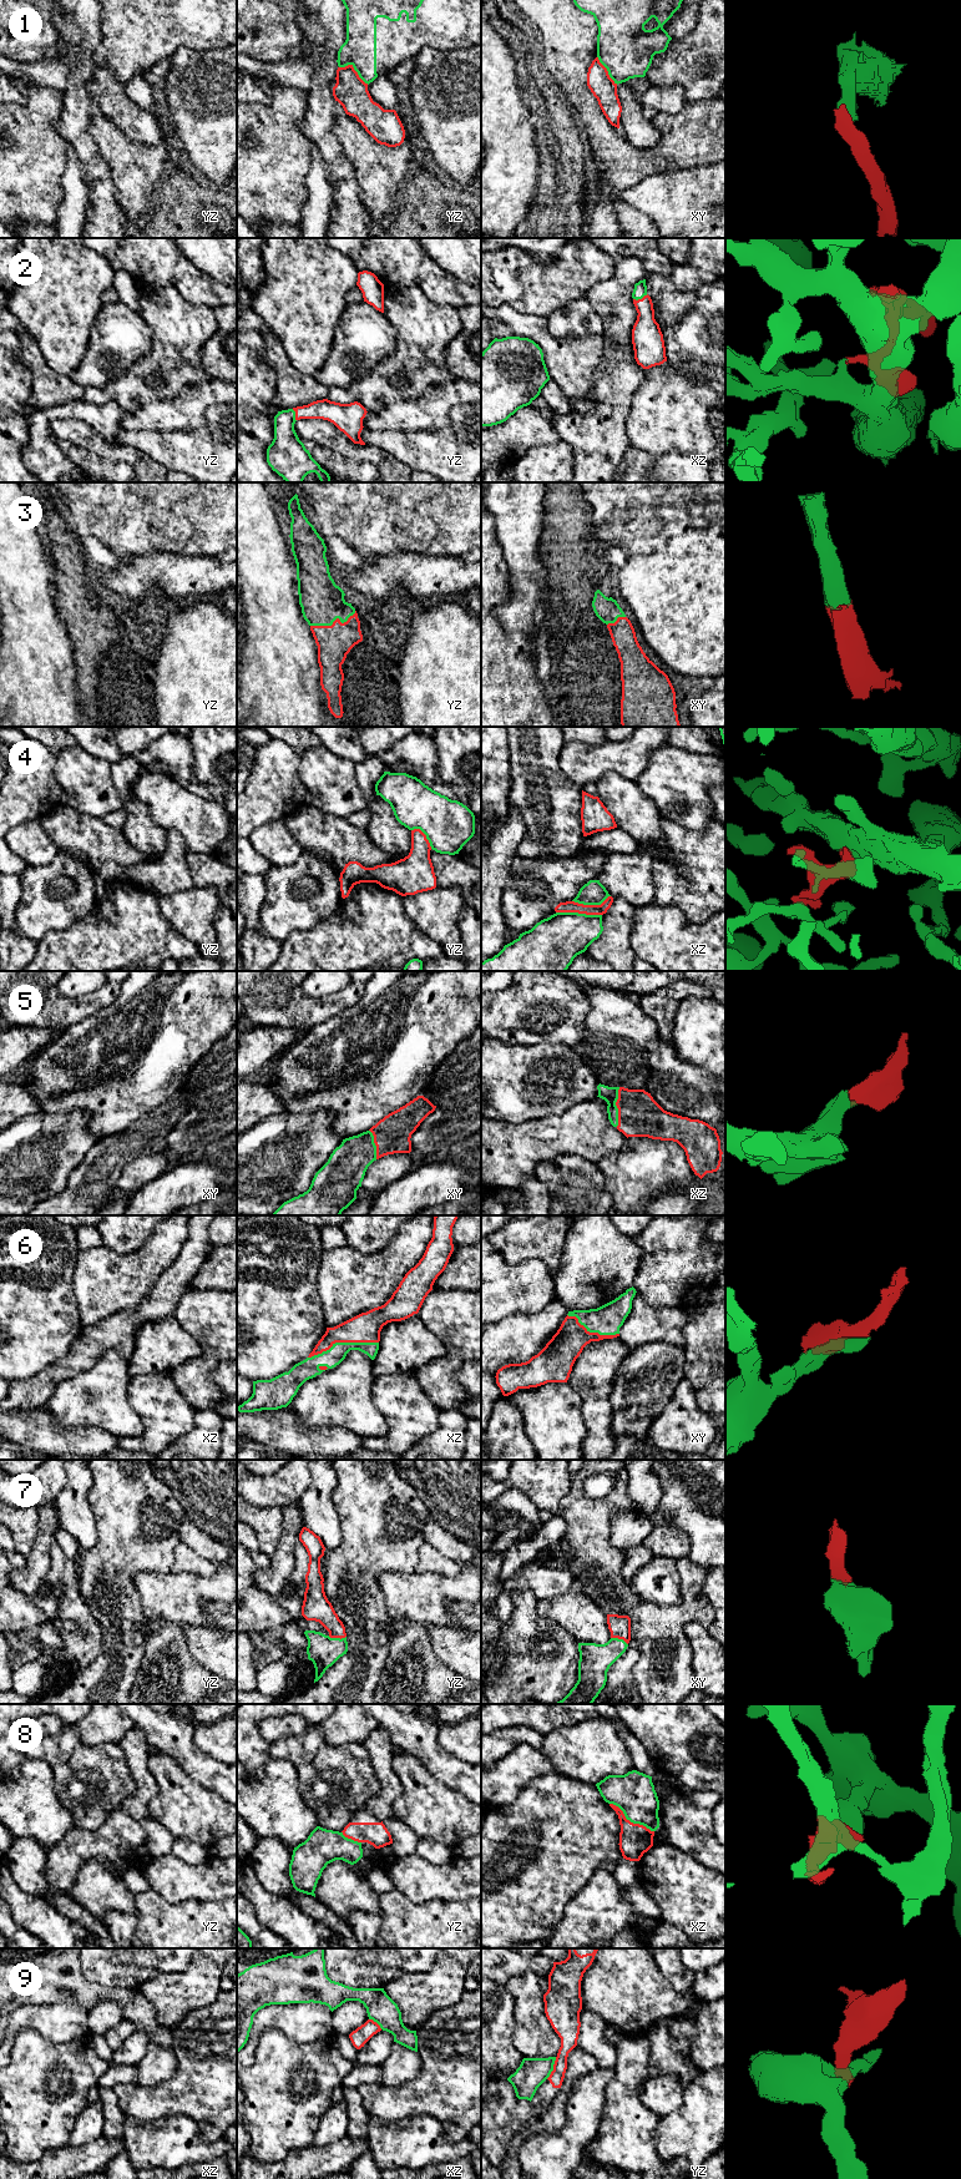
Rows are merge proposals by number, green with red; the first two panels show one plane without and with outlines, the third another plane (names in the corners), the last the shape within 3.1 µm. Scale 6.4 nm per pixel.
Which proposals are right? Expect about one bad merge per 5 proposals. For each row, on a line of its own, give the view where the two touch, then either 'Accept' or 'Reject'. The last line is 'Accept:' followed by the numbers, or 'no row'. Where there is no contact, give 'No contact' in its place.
1: Touches green in yz. Reject
2: Touches green in xz. Accept
3: Touches green in yz. Accept
4: Touches green in xz. Reject
5: Touches green in xz. Accept
6: Touches green in xz. Accept
7: Touches green in yz. Accept
8: Touches green in xz. Accept
9: Touches green in yz. Reject
Accept: 2, 3, 5, 6, 7, 8

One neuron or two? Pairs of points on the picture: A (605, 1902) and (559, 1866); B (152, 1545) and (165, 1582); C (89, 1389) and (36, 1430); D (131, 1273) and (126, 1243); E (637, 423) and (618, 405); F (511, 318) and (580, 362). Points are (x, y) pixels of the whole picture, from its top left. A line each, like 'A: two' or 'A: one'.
A: two
B: two
C: two
D: two
E: two
F: one

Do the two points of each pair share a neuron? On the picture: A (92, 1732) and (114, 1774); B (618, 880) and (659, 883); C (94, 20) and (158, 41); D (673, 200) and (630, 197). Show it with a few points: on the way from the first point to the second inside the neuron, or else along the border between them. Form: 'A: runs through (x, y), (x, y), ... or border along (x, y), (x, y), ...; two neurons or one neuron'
A: border along (81, 1743), (87, 1745), (117, 1744); two neurons
B: border along (646, 854), (653, 858), (653, 899), (651, 901); two neurons
C: border along (102, 13), (102, 39), (94, 51); two neurons
D: runs through (662, 197), (641, 197); one neuron

